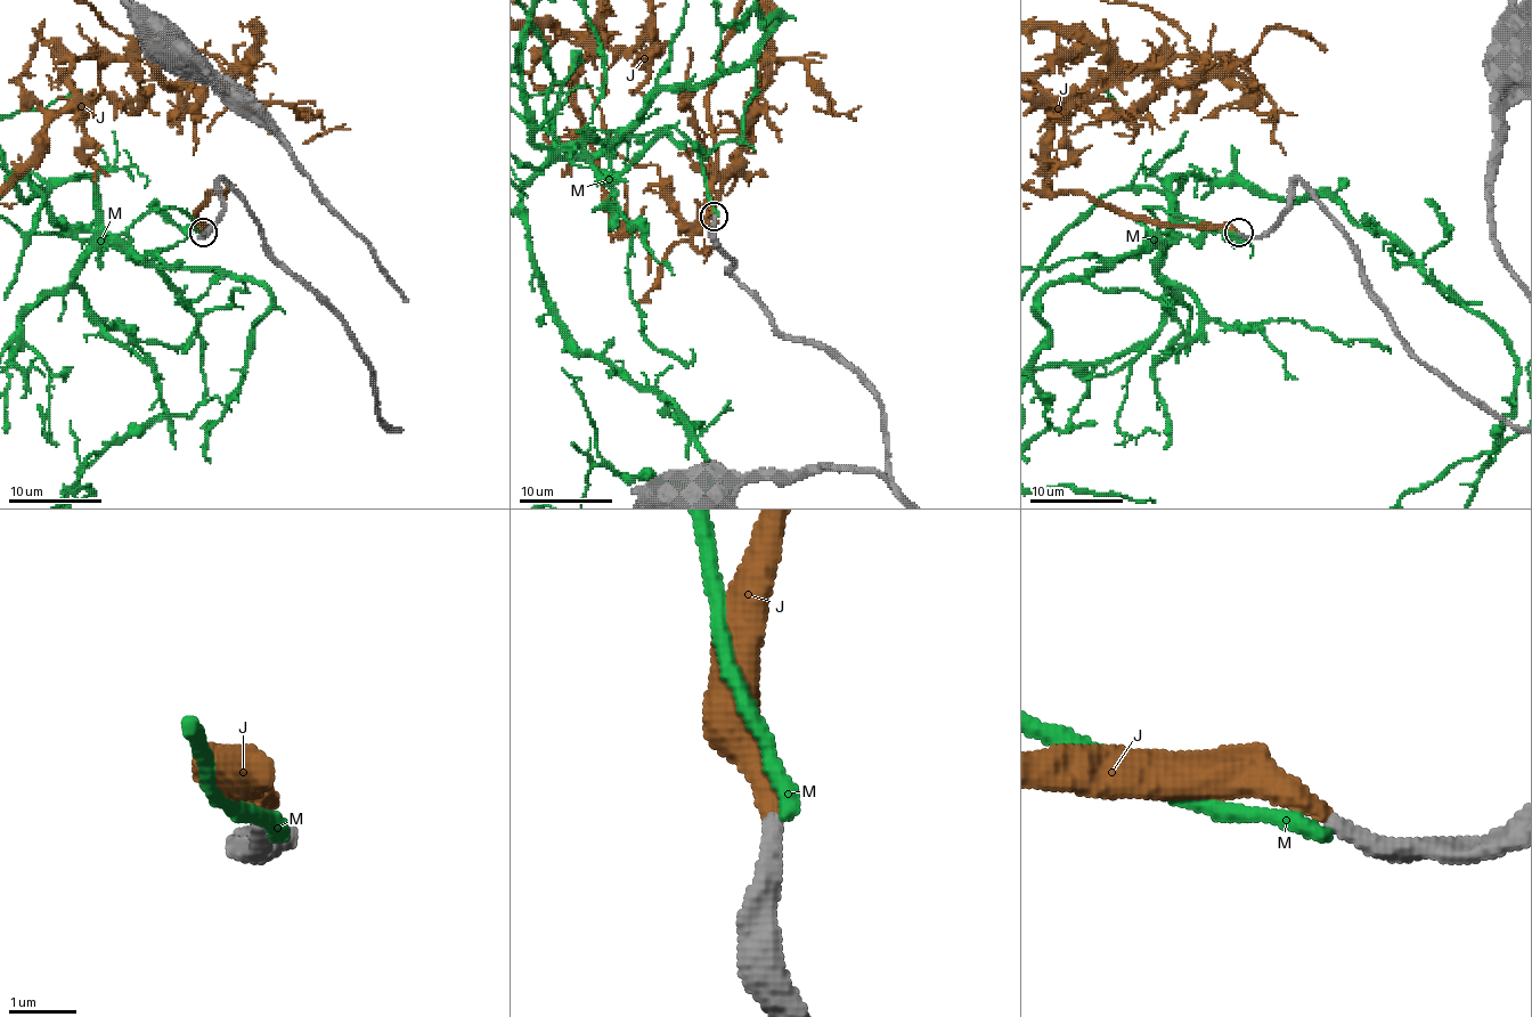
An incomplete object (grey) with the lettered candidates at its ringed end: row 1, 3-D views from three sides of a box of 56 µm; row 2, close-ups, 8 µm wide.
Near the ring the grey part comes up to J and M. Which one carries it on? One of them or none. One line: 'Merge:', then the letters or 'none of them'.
Merge: J

